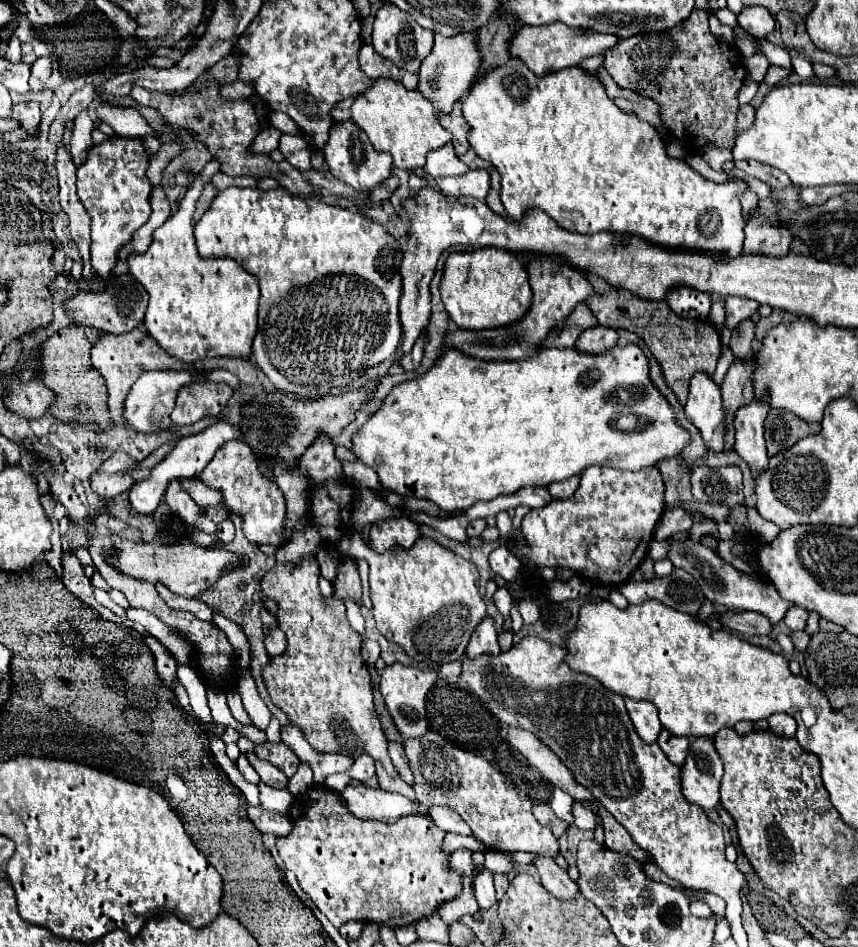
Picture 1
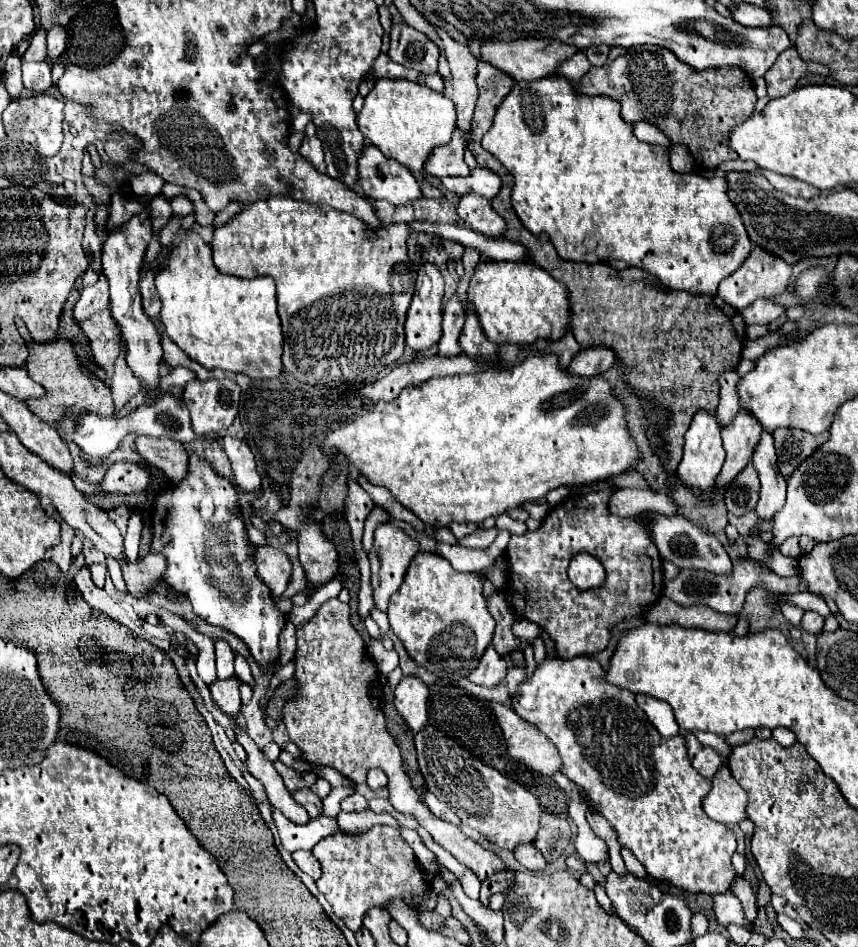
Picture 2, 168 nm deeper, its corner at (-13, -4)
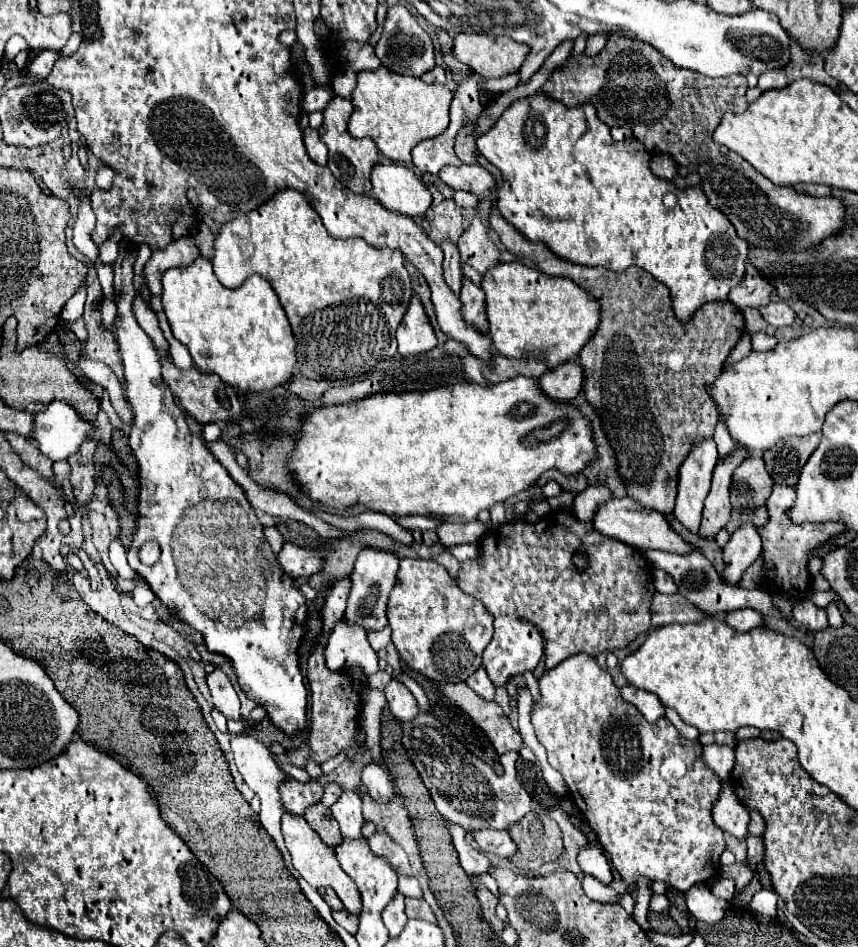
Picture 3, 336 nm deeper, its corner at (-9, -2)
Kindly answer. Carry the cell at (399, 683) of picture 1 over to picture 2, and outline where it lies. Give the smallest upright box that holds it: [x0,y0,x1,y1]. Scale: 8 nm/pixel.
[394,676,428,732]

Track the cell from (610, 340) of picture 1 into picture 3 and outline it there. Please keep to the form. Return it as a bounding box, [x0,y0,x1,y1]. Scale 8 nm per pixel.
[540,360,584,402]

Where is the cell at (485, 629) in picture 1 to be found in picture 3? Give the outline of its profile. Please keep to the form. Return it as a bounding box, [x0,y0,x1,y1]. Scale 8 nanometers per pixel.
[466,666,494,700]

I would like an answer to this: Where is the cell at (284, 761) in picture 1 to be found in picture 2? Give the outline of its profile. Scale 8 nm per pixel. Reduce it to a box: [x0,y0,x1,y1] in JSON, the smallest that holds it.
[274,760,316,792]

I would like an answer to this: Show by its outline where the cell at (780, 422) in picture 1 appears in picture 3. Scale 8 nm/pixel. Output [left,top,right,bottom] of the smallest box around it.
[764,434,820,486]

